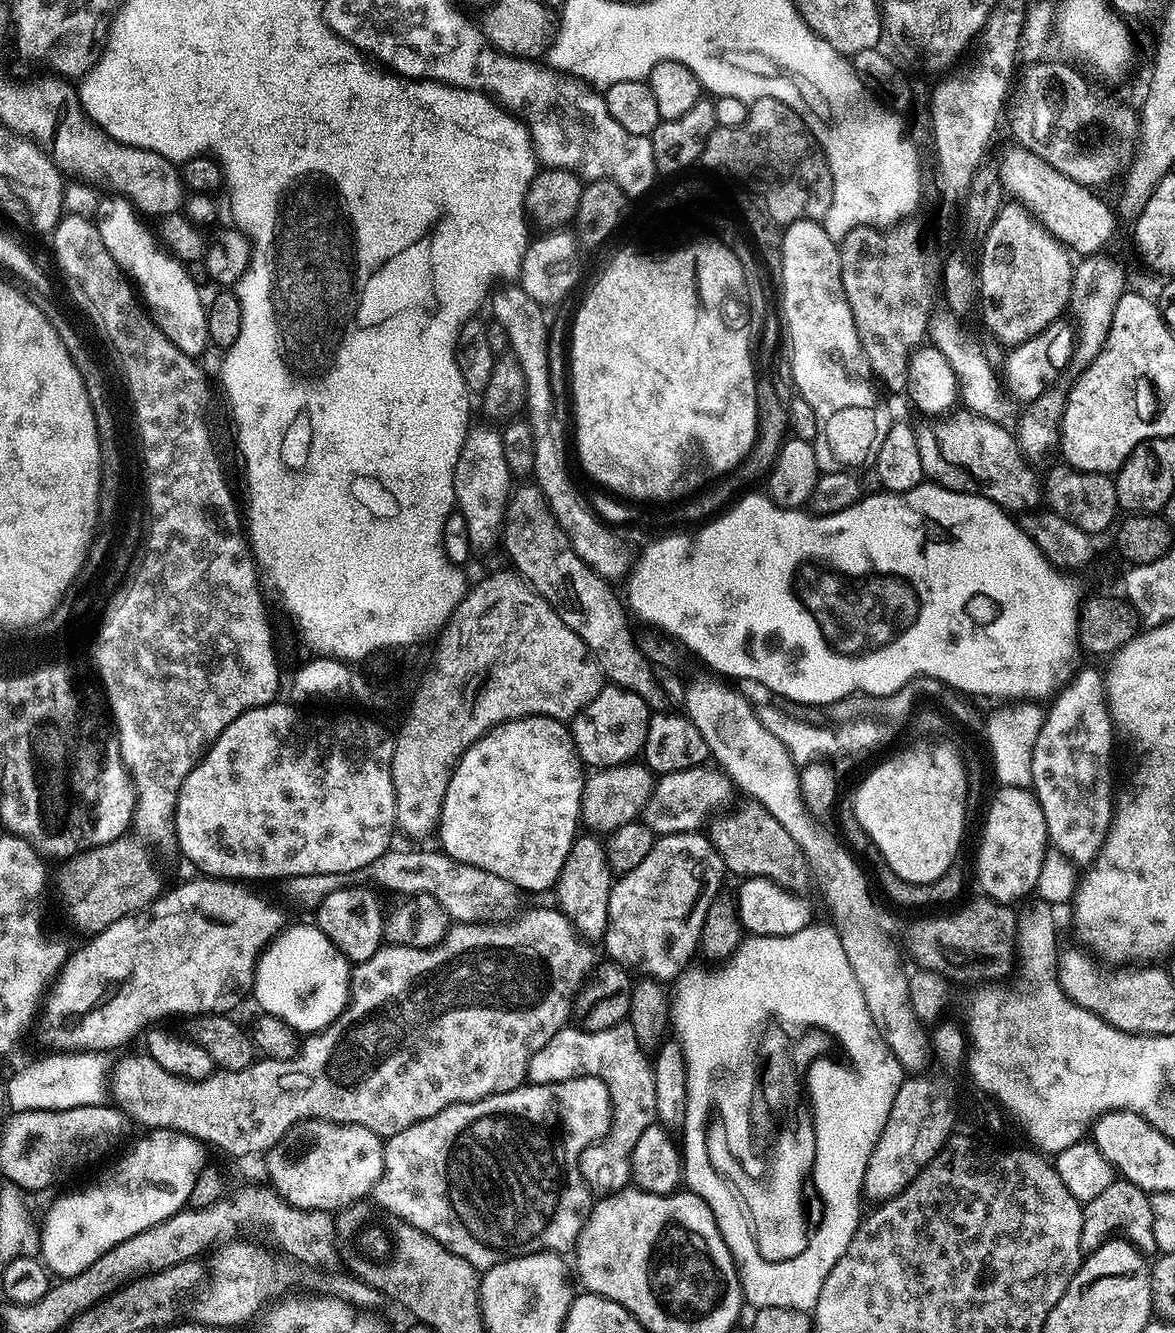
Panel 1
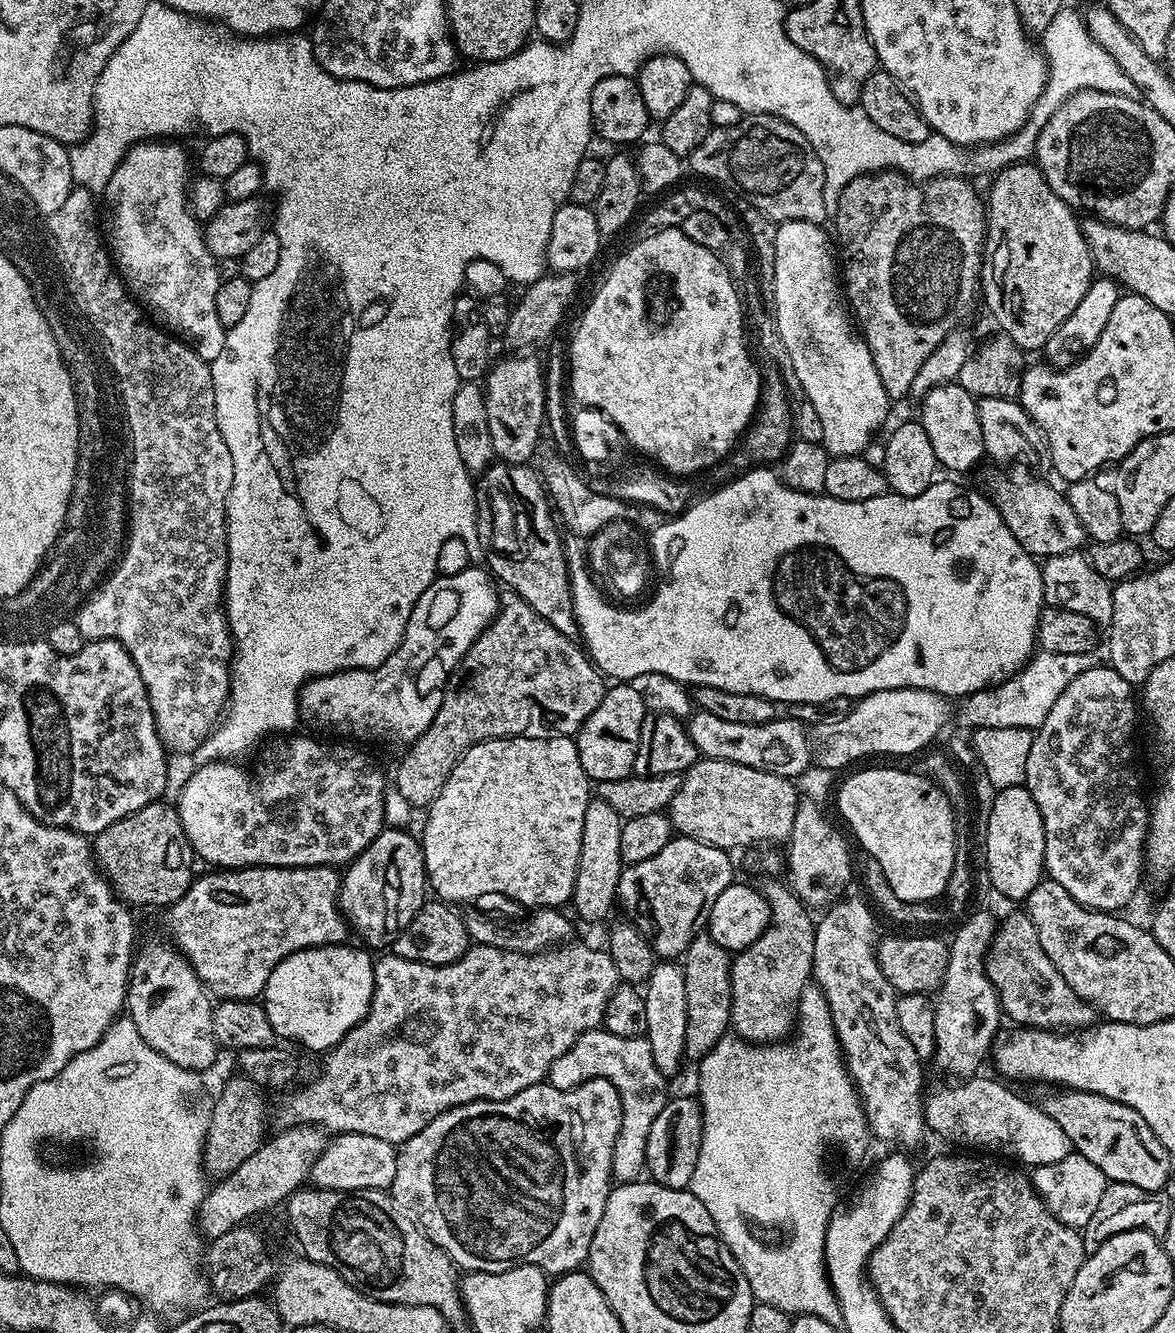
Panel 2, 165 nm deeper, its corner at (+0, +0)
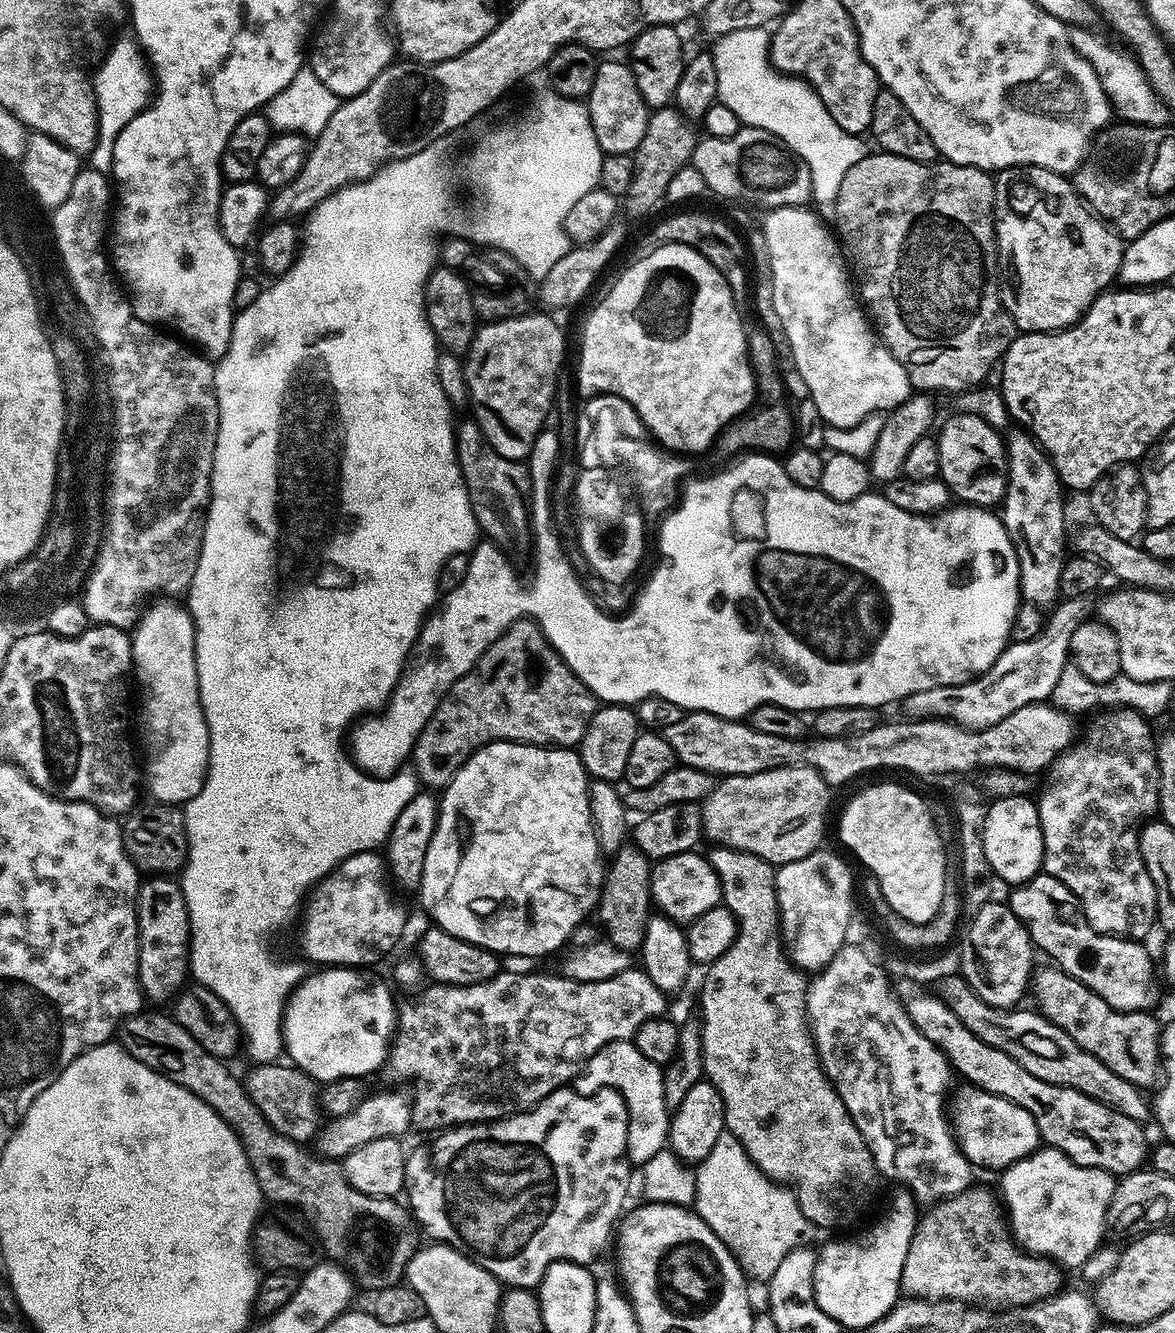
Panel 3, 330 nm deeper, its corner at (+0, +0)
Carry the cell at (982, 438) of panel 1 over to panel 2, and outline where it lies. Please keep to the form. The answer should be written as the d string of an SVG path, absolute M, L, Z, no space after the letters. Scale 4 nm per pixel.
M1012 466L1007 470L1008 476L1004 472L996 472L989 478L986 492L1024 549L1033 558L1081 551L1086 544L1084 527L1078 522L1078 514L1074 514L1074 506L1070 506L1067 495L1048 484L1047 479L1040 477L1039 480L1031 467Z

